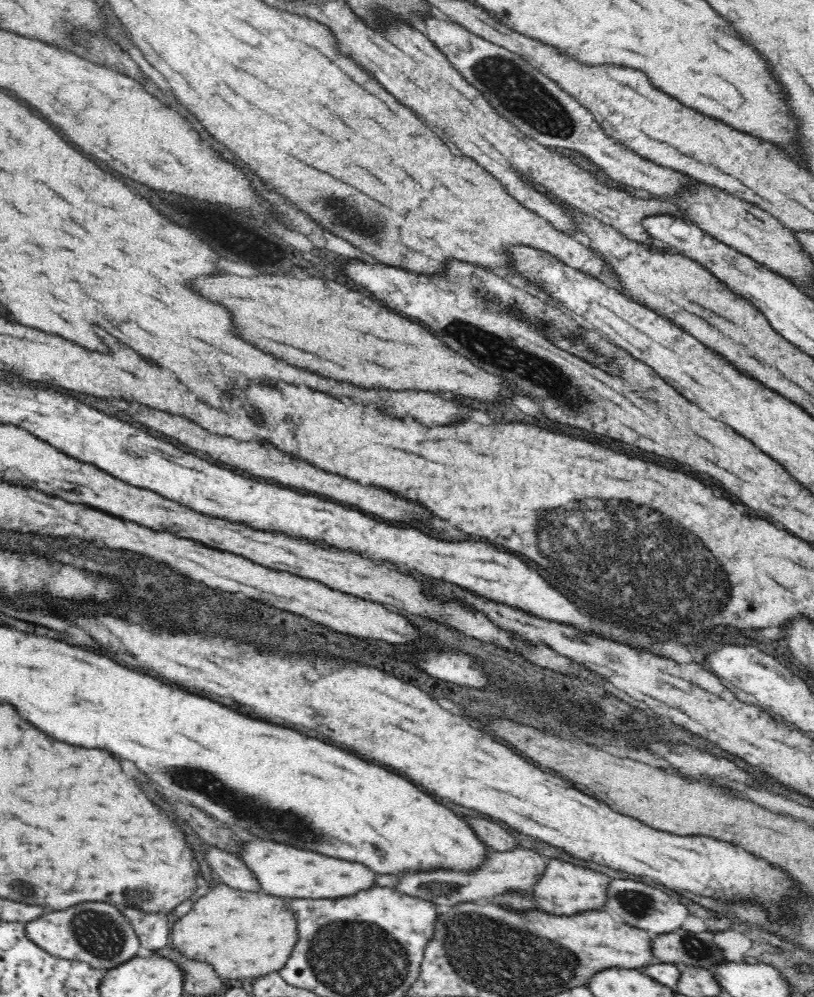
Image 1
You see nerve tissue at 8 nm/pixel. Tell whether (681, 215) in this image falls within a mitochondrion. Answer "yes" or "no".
no

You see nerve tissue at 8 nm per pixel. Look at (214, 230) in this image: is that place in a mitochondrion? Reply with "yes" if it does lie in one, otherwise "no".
no

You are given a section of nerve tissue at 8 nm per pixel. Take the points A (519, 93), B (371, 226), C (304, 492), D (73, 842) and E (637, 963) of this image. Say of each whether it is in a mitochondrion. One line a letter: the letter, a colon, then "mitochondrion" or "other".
A: mitochondrion
B: mitochondrion
C: other
D: other
E: other

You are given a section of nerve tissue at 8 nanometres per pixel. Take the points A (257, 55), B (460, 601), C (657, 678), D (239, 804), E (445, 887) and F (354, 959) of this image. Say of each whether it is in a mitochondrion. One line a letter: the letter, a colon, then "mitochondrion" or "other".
A: other
B: other
C: other
D: mitochondrion
E: mitochondrion
F: mitochondrion

